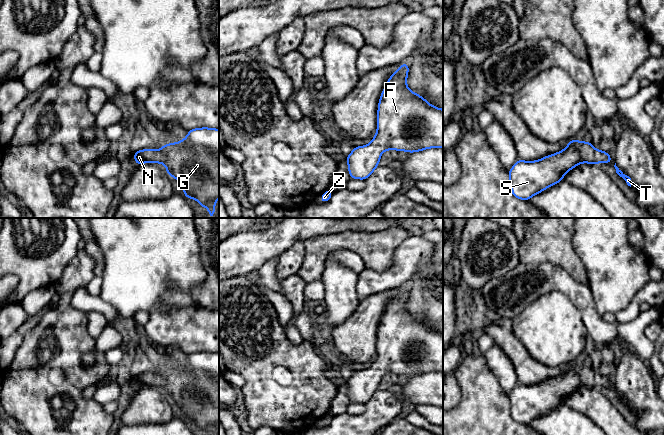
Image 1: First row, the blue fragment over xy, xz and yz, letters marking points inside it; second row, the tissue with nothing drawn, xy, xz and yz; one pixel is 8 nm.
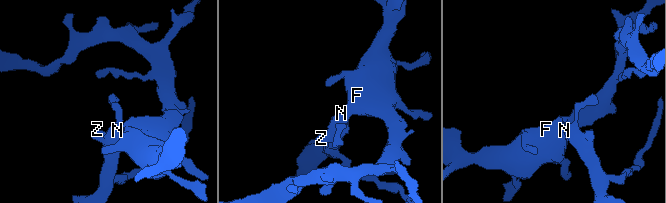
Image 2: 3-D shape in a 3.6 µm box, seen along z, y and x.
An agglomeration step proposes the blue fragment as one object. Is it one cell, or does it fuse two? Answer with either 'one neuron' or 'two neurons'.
one neuron

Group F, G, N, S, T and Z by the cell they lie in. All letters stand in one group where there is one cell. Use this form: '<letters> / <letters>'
F G N S T Z

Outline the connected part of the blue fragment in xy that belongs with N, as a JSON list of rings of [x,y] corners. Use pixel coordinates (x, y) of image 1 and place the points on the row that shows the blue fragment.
[[[191,129],[184,140],[165,144],[158,151],[139,150],[133,157],[135,166],[164,164],[166,174],[181,184],[184,196],[196,199],[213,216],[219,198],[219,129]]]

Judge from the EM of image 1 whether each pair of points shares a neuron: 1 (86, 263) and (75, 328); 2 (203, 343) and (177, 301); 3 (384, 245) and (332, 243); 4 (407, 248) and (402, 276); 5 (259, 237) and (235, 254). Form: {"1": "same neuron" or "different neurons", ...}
{"1": "same neuron", "2": "different neurons", "3": "same neuron", "4": "same neuron", "5": "same neuron"}

